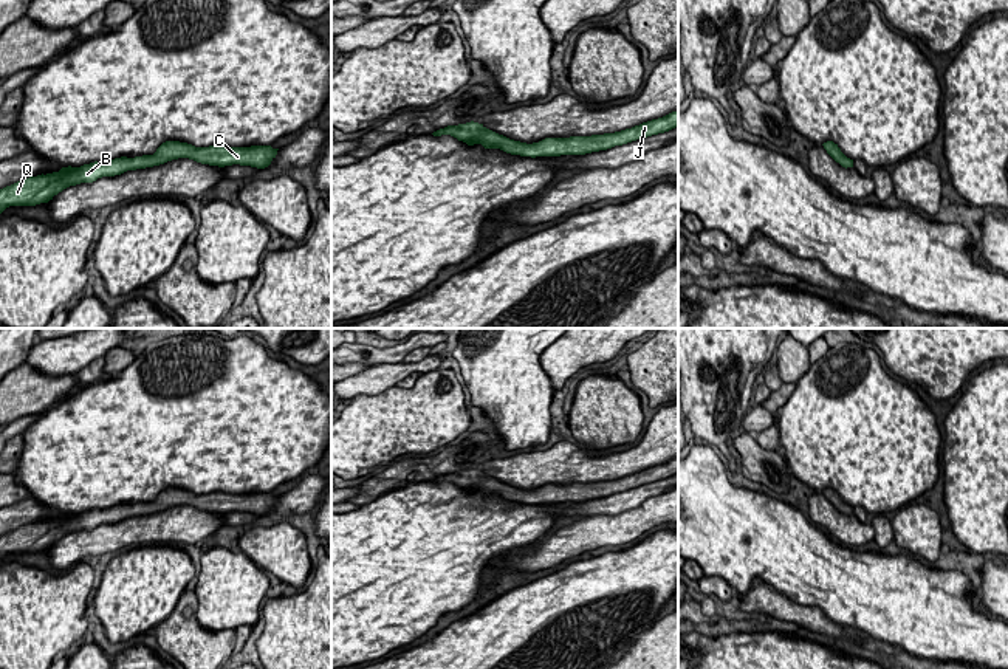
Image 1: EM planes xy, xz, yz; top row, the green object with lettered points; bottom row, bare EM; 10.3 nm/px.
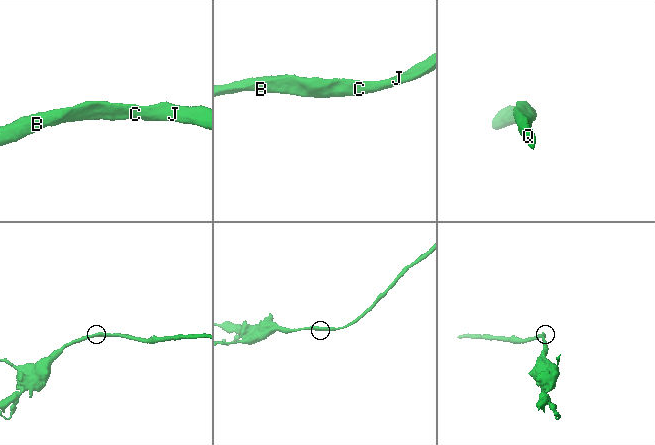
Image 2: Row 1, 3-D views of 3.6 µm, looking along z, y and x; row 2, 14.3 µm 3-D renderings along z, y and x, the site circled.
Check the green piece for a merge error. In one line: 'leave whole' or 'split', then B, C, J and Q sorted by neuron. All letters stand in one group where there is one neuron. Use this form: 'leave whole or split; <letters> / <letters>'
leave whole; B C J Q

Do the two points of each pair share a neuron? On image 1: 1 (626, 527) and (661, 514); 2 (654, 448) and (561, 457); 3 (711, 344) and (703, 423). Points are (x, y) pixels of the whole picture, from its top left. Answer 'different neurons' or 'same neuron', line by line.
1: same neuron
2: same neuron
3: same neuron

